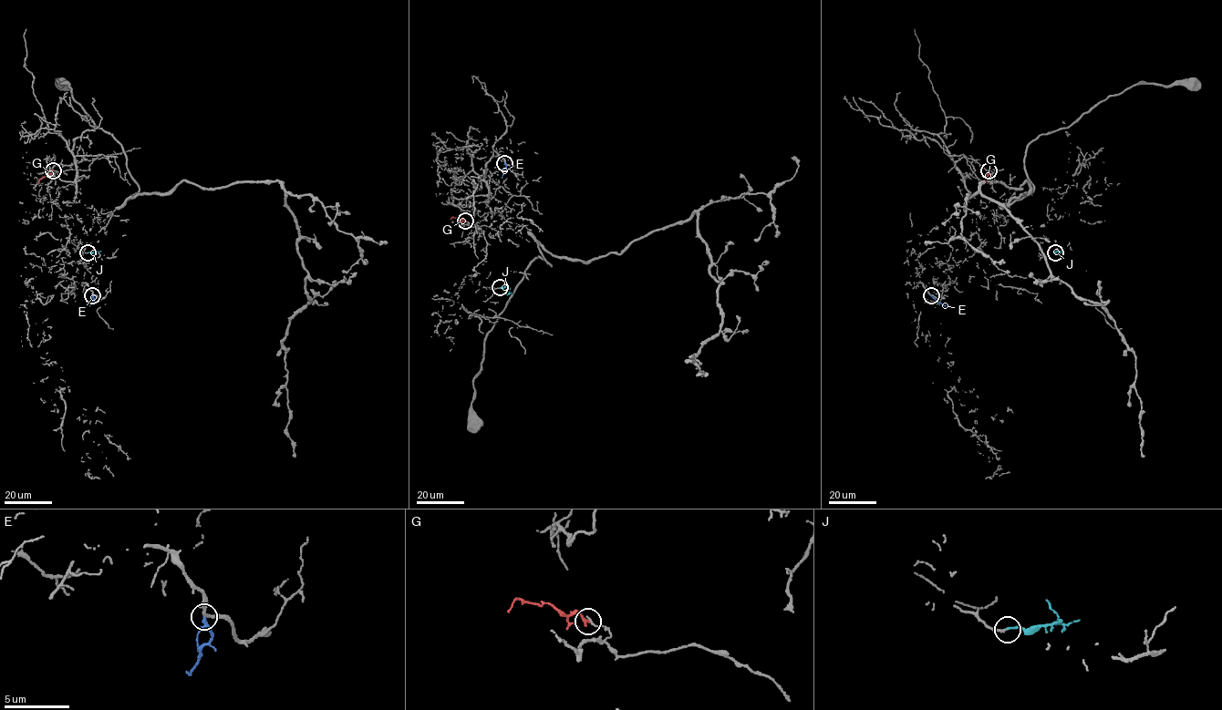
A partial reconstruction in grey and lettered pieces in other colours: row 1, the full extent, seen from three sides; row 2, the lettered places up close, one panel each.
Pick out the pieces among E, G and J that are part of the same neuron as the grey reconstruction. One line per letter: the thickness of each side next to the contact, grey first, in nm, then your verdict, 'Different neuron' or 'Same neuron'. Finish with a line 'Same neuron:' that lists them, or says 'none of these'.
E: Thickness 240 nm (grey) against 260 nm. Different neuron
G: Thickness 150 nm (grey) against 200 nm. Different neuron
J: Thickness 170 nm (grey) against 170 nm. Same neuron
Same neuron: J

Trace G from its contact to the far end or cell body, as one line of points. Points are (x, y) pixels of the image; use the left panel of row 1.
G: (53, 169), (38, 183)

